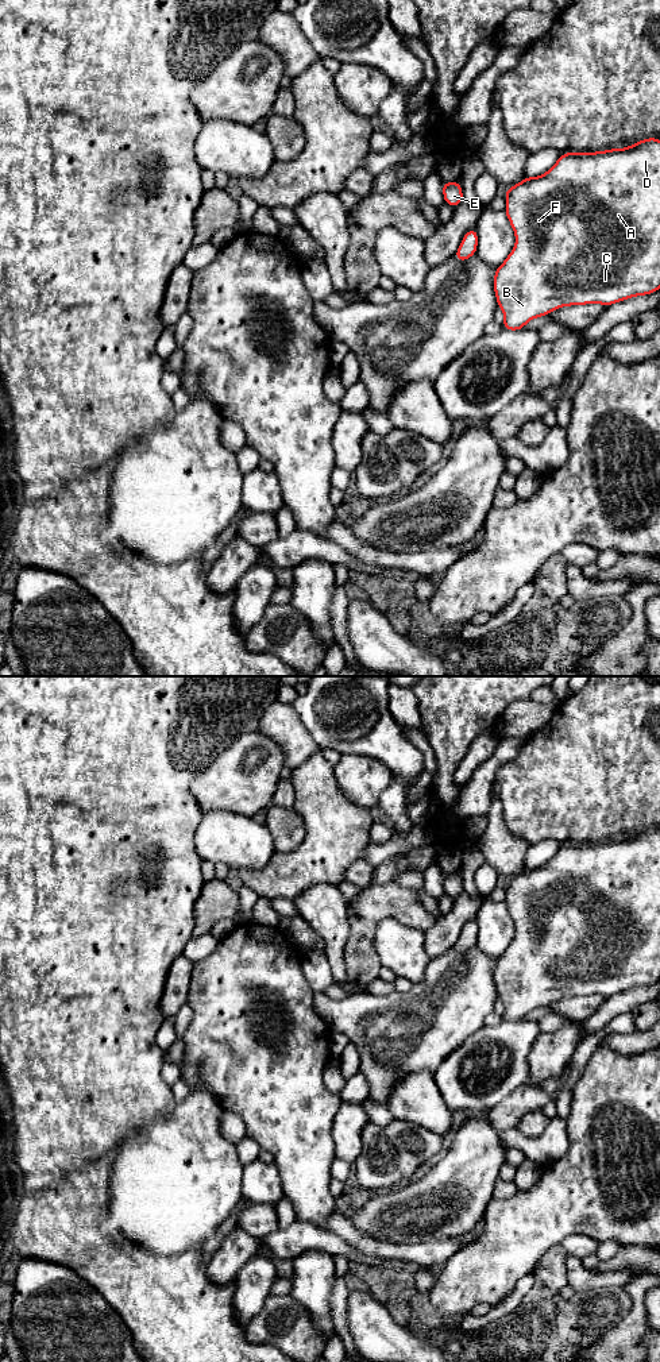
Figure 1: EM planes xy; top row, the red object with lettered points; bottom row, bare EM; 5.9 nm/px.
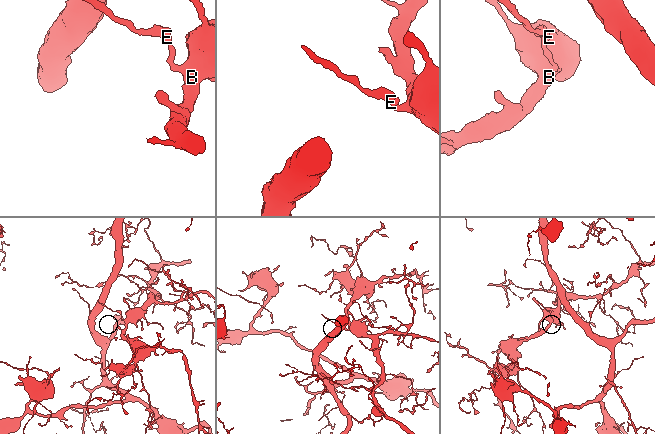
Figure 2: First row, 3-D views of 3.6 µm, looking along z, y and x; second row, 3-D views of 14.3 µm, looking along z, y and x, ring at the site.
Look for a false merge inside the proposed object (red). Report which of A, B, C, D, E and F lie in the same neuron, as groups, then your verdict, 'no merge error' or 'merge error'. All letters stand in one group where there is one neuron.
A B C D F / E | merge error

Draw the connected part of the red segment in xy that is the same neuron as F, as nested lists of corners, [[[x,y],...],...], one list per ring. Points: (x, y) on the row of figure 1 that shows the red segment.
[[[653,136],[624,148],[609,148],[594,153],[564,153],[556,163],[539,177],[526,177],[505,190],[505,213],[516,235],[516,244],[507,258],[494,273],[494,294],[505,320],[502,327],[520,331],[536,317],[571,305],[602,304],[609,306],[636,296],[648,296],[660,289],[660,140]]]

